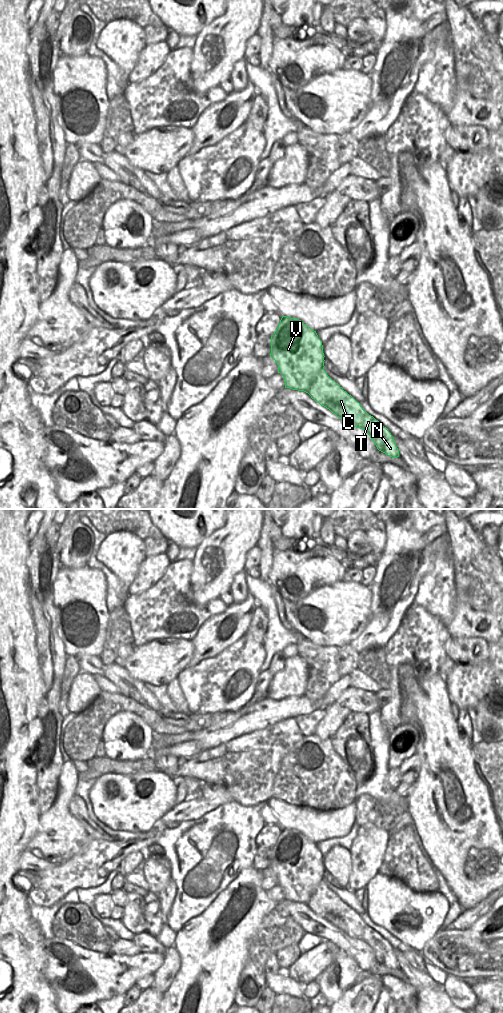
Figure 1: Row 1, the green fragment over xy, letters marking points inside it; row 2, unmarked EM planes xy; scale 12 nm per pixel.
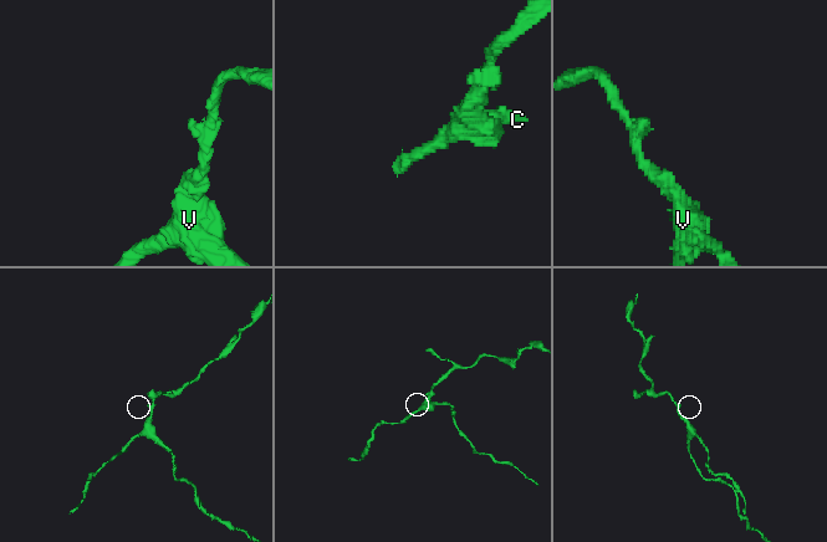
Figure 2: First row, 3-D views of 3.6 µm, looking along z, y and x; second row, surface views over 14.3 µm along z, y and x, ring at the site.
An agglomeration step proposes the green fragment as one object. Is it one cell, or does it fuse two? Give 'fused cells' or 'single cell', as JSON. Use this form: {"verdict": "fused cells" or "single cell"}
{"verdict": "fused cells"}

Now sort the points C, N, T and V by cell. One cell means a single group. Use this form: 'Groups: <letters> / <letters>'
Groups: C N T / V

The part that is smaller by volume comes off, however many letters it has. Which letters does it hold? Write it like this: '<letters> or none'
C, N, T

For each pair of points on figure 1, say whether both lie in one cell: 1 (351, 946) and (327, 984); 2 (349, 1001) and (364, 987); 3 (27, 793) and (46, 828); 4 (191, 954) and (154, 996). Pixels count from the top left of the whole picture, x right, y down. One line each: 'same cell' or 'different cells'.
1: different cells
2: same cell
3: different cells
4: different cells

